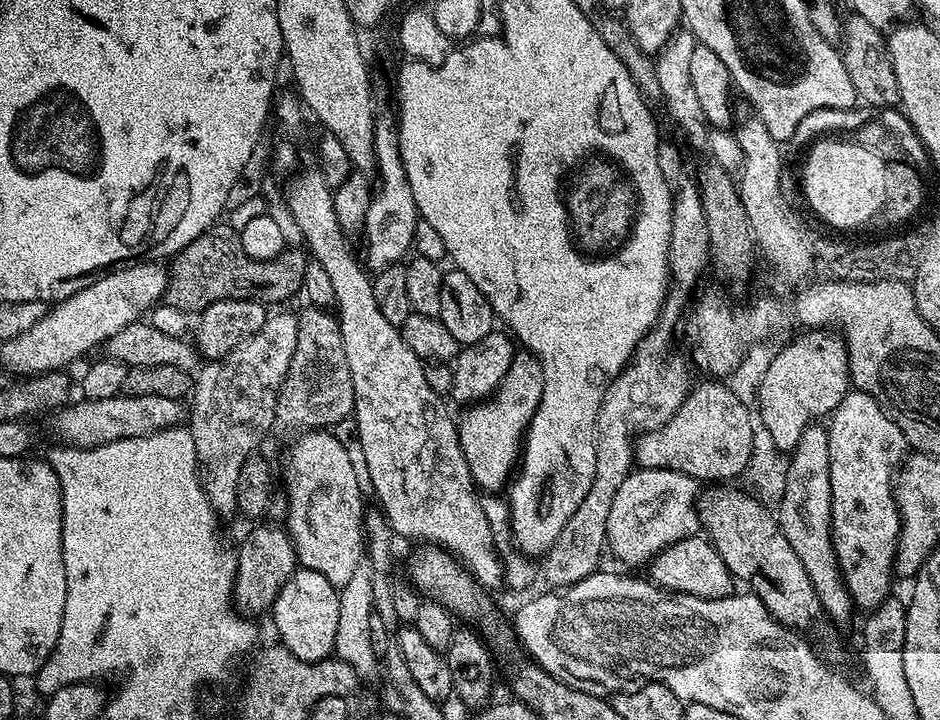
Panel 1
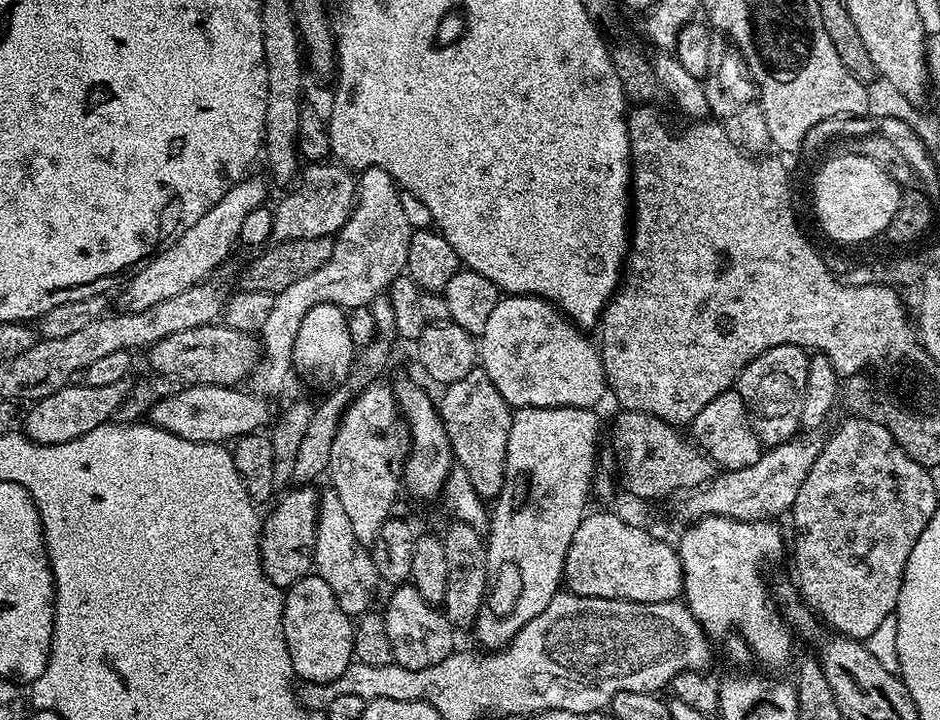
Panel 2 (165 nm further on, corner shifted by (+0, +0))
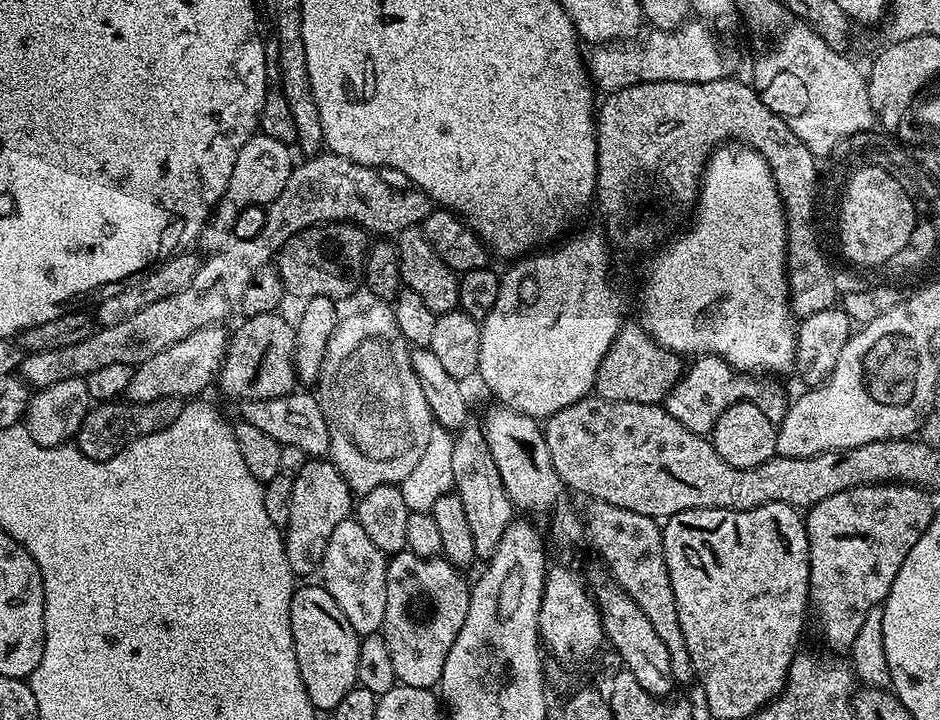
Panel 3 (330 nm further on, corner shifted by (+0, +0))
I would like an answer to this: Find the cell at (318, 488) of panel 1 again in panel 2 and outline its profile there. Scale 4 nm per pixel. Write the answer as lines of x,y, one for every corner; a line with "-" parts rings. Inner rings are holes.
331,490
319,493
320,509
316,523
316,559
315,575
322,577
326,586
334,590
338,606
350,617
359,618
373,607
372,599
376,596
378,577
372,561
371,551
358,538
354,538
354,526
342,507
338,494

